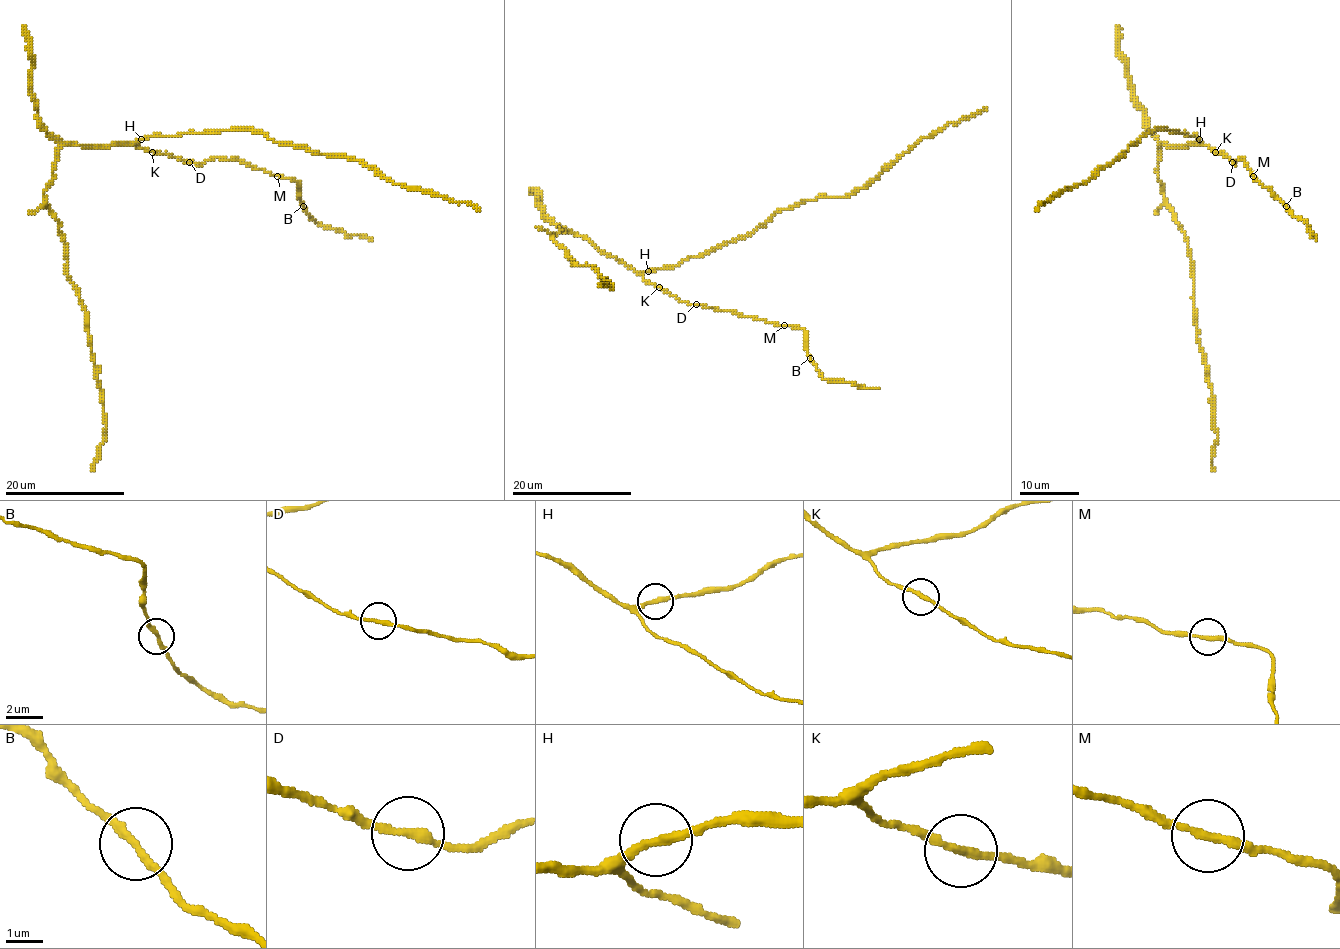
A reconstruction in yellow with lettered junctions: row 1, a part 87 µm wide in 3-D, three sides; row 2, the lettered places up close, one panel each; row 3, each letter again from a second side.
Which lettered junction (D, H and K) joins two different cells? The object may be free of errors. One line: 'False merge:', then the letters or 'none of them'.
False merge: none of them

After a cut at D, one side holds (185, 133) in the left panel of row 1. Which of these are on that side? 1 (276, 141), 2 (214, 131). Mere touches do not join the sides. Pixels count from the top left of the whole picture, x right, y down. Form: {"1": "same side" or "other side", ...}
{"1": "same side", "2": "same side"}

